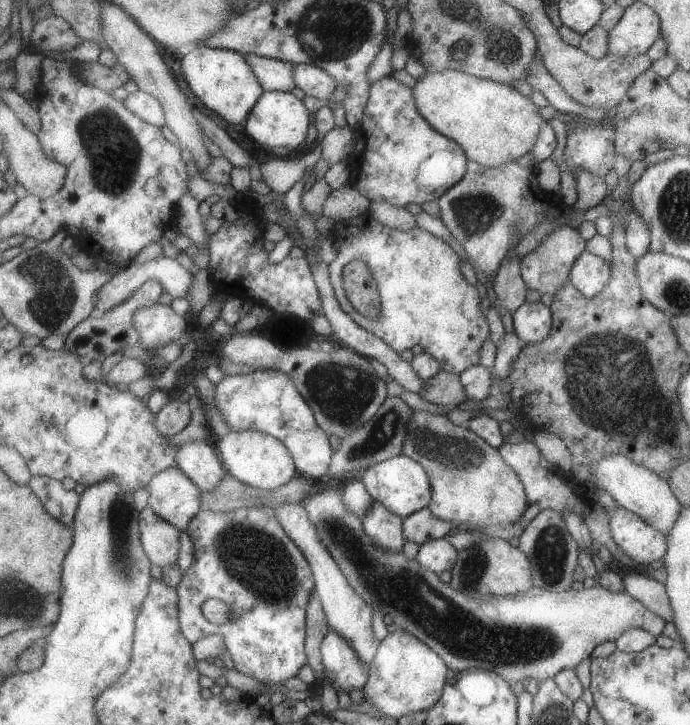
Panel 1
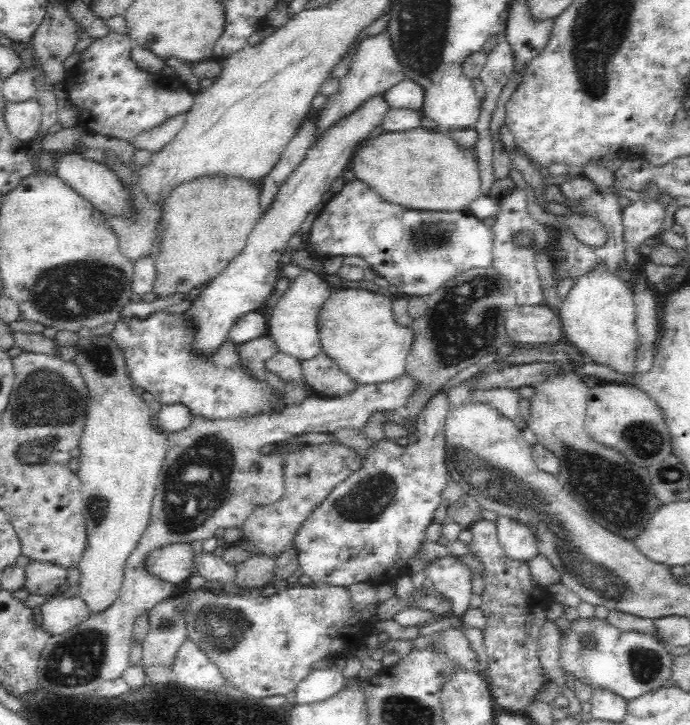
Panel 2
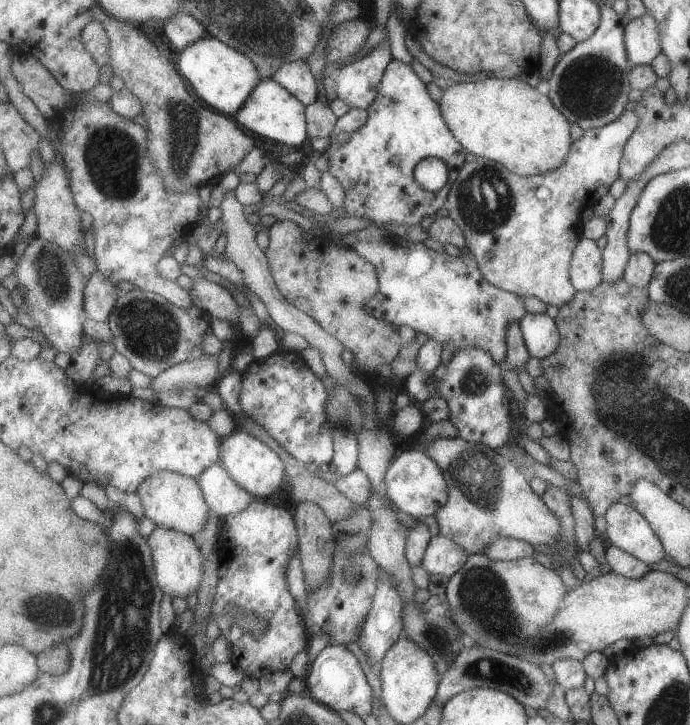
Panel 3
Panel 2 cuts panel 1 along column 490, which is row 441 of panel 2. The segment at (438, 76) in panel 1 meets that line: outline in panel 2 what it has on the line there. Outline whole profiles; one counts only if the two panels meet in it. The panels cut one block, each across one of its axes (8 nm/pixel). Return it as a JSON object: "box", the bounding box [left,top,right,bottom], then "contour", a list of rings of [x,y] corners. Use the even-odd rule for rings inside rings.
{"box":[73,333,167,615],"contour":[[[81,333],[75,346],[78,354],[73,360],[87,386],[87,409],[83,436],[80,442],[80,468],[77,471],[83,499],[82,516],[86,523],[86,547],[78,566],[76,593],[91,610],[92,615],[105,611],[118,598],[123,573],[126,572],[126,560],[137,547],[142,533],[150,524],[155,488],[166,460],[167,438],[158,427],[152,426],[154,411],[148,407],[139,395],[132,391],[129,373],[126,372],[125,353],[114,343],[108,334],[92,335]]]}

